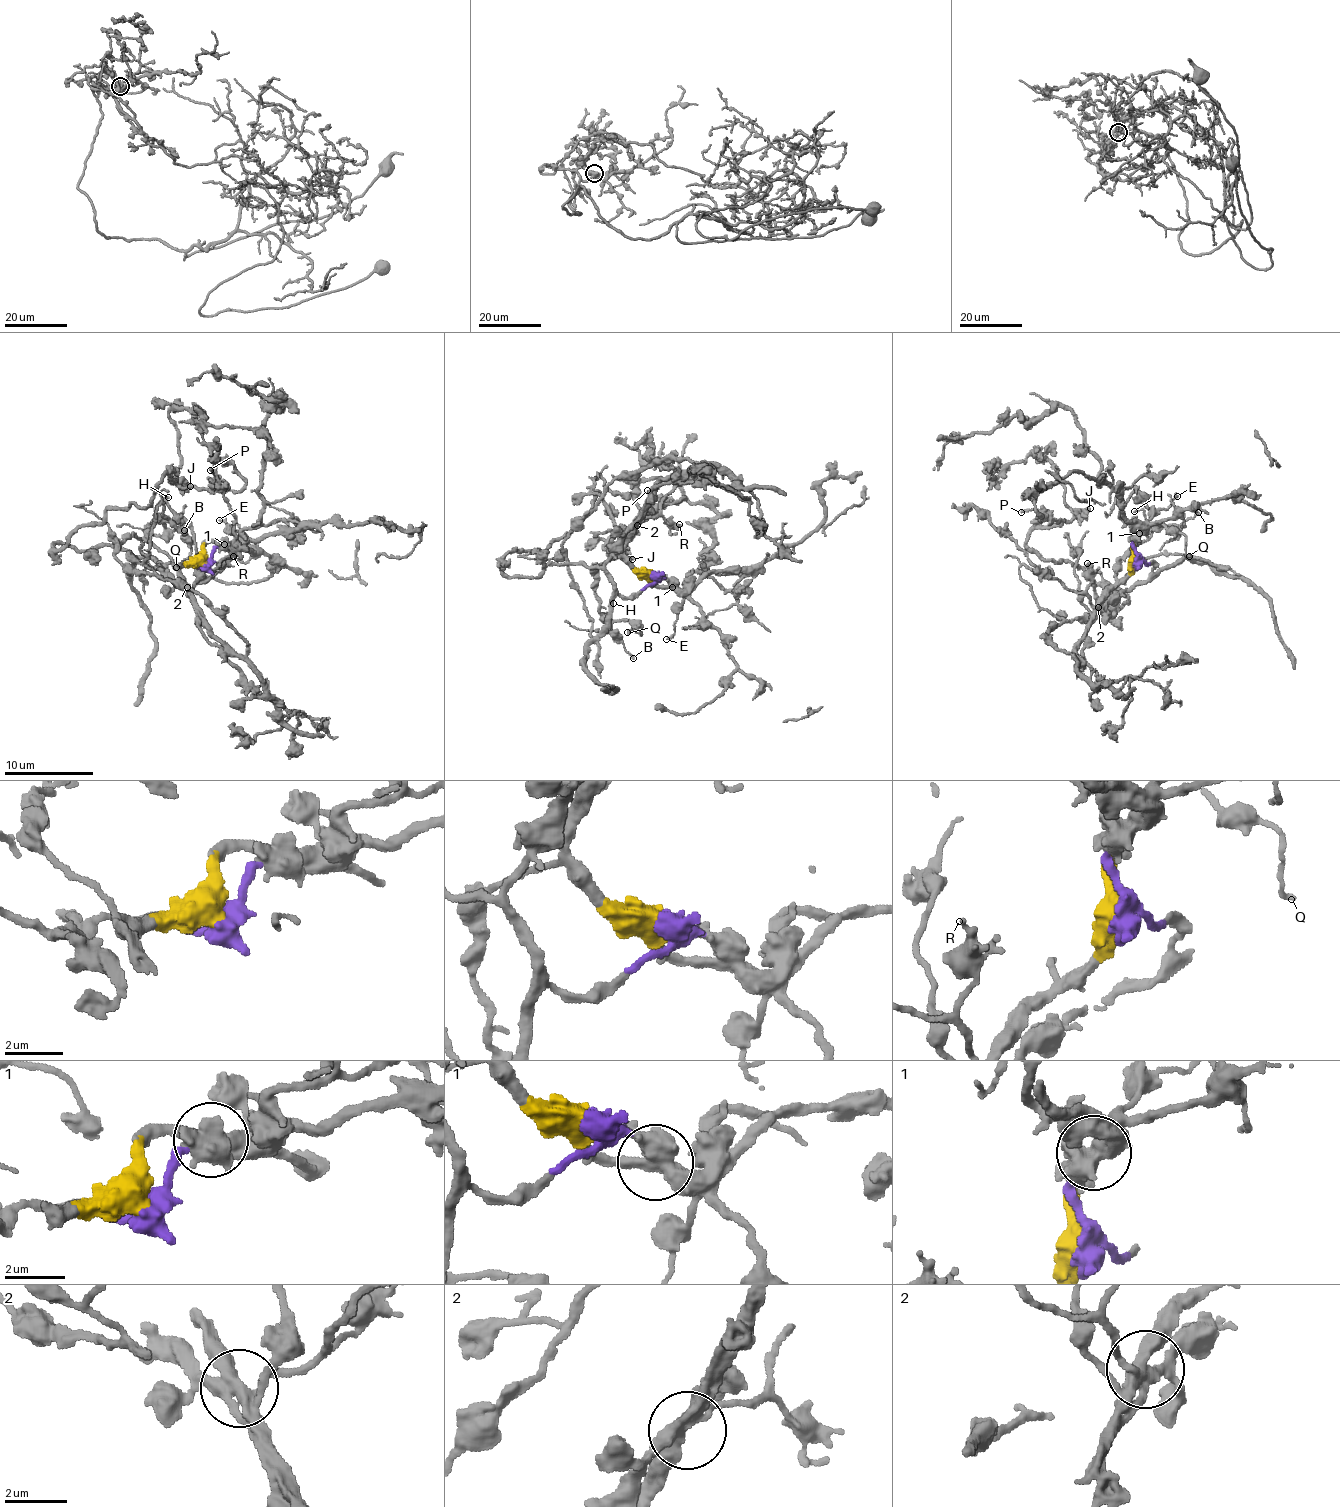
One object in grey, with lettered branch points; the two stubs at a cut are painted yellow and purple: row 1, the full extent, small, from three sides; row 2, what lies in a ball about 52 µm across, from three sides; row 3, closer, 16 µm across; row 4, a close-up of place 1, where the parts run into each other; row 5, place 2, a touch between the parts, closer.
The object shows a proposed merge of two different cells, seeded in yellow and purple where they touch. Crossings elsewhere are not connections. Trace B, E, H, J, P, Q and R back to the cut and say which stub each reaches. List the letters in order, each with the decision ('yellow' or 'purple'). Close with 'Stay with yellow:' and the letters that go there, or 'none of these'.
B: yellow
E: yellow
H: yellow
J: purple
P: purple
Q: yellow
R: purple
Stay with yellow: B, E, H, Q

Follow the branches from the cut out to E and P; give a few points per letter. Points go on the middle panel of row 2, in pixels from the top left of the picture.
E: (655, 574), (651, 580), (655, 586), (675, 587), (683, 597), (683, 606), (673, 624), (675, 631), (666, 638)
P: (655, 574), (623, 597), (602, 569), (501, 567), (571, 531), (598, 494), (633, 528), (647, 490)

